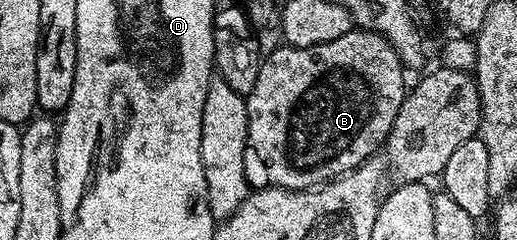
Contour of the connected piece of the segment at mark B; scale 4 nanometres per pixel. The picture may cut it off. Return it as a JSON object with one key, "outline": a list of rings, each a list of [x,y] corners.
{"outline":[[[351,31],[331,43],[319,43],[302,49],[285,43],[274,53],[268,54],[259,67],[259,79],[255,79],[255,87],[251,87],[251,91],[245,97],[247,119],[249,120],[247,123],[248,148],[251,150],[252,156],[254,153],[265,164],[265,173],[269,176],[268,184],[279,189],[316,189],[318,185],[323,185],[326,181],[332,181],[335,177],[350,173],[352,169],[362,165],[367,158],[374,156],[386,144],[386,137],[392,130],[400,105],[407,94],[405,77],[401,72],[403,72],[401,59],[389,45],[389,42],[378,33],[368,31]]]}

